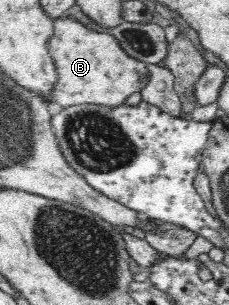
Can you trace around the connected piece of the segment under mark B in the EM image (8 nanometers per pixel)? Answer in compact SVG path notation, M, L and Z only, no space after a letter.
M68 16L54 19L53 28L53 36L47 41L57 73L55 86L48 98L51 102L63 107L82 102L120 106L126 97L135 92L141 93L152 78L147 64L126 54L107 30L92 30L87 24Z

